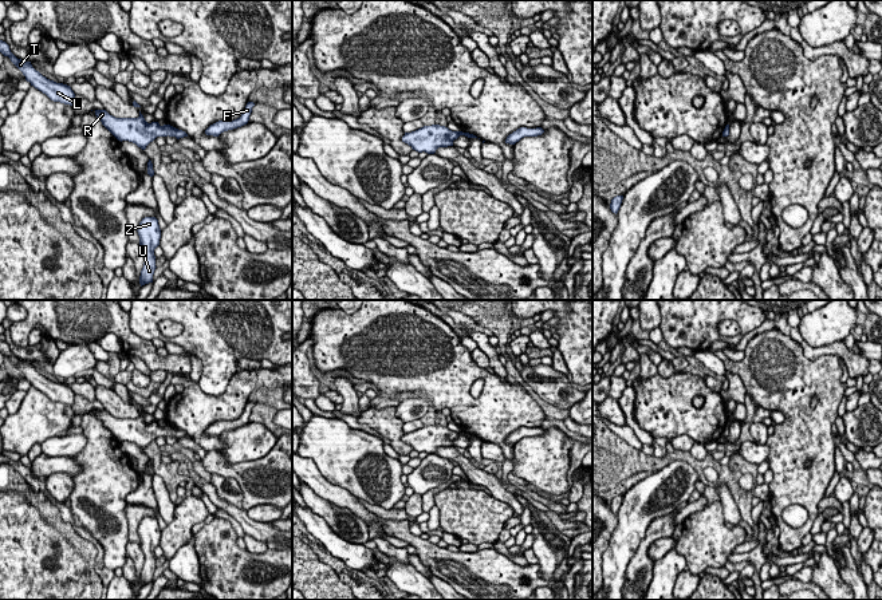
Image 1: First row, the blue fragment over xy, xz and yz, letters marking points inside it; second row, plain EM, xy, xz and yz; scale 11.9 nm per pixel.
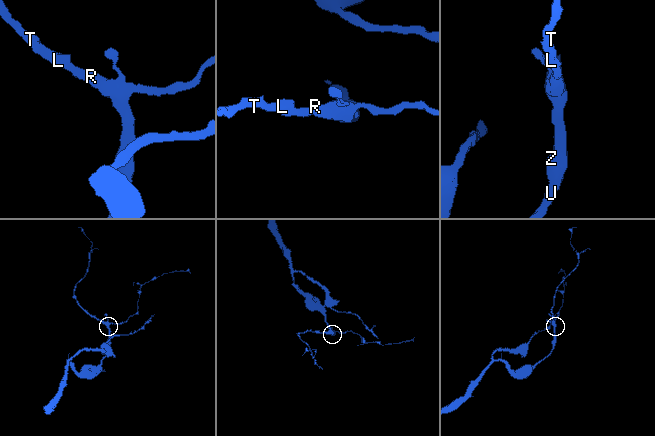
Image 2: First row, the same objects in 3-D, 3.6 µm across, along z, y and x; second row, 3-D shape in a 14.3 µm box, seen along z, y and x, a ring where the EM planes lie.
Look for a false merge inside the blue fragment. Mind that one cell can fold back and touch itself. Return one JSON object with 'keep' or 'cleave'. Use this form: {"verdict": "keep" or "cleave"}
{"verdict": "keep"}

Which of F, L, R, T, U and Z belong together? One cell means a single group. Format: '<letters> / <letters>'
F L R T U Z

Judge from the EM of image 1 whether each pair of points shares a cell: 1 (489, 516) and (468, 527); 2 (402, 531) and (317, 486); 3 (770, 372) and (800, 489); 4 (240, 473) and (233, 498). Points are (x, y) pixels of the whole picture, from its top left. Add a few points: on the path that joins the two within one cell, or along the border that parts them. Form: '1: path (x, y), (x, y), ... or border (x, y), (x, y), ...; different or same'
1: path (484, 517), (477, 517), (473, 521); same
2: border (377, 517), (377, 521), (388, 533); different
3: path (794, 402), (795, 460); same
4: border (212, 473), (236, 481), (243, 494), (243, 508); different

